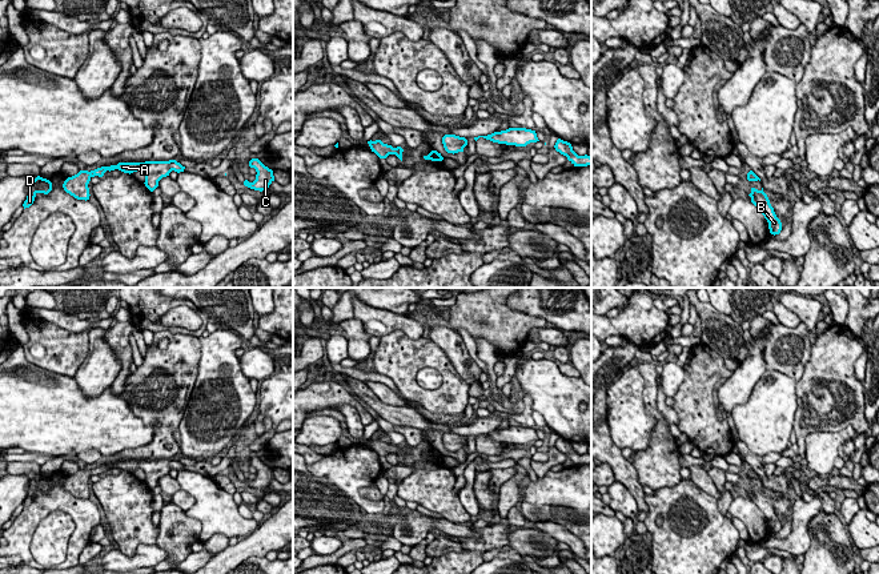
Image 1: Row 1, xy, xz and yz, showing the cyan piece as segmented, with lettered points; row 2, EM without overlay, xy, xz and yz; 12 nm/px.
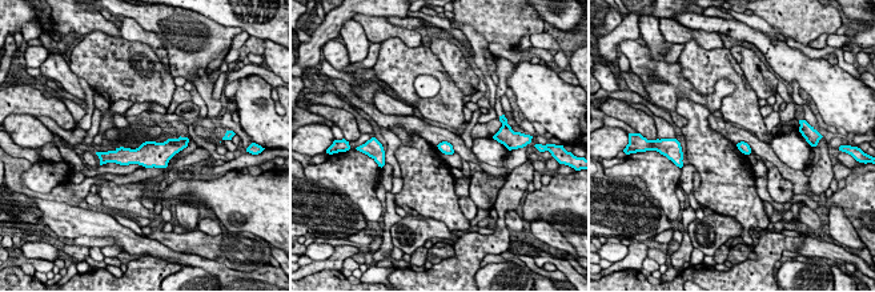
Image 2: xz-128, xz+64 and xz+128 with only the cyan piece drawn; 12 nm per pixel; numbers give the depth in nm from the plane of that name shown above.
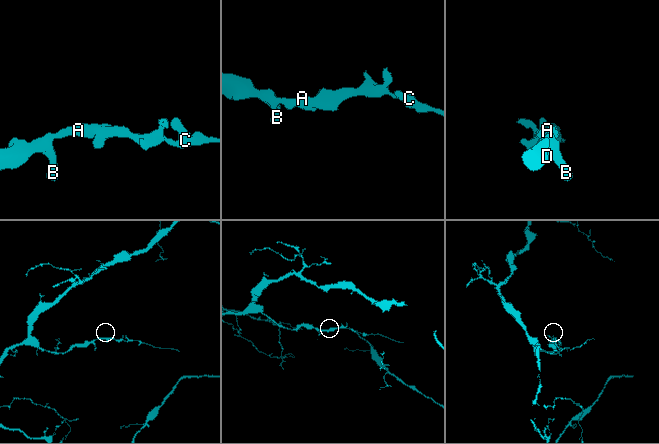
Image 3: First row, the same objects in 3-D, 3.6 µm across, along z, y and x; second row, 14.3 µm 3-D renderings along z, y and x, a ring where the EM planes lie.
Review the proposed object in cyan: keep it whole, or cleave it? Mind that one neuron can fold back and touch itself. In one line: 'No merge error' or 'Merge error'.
No merge error

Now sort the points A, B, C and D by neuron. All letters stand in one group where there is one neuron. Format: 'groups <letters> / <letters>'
groups A B C D

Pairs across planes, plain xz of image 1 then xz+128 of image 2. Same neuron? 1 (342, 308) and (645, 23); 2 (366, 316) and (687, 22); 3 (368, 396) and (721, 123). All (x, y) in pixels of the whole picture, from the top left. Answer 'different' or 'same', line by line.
1: different
2: different
3: same

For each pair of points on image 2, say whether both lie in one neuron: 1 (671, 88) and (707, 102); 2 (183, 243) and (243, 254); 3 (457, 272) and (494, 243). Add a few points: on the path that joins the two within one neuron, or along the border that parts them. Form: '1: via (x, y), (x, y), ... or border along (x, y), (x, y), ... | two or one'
1: via (681, 88), (698, 98) | one
2: via (197, 243), (215, 248), (228, 248) | one
3: via (466, 263), (485, 246) | one

